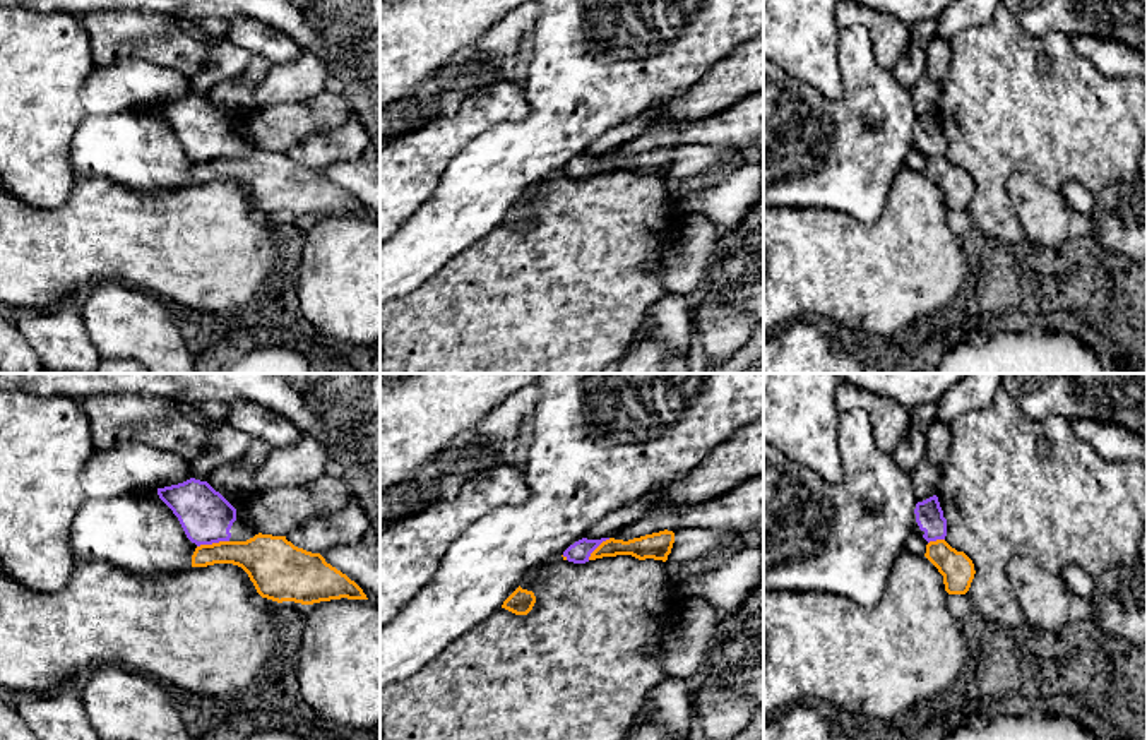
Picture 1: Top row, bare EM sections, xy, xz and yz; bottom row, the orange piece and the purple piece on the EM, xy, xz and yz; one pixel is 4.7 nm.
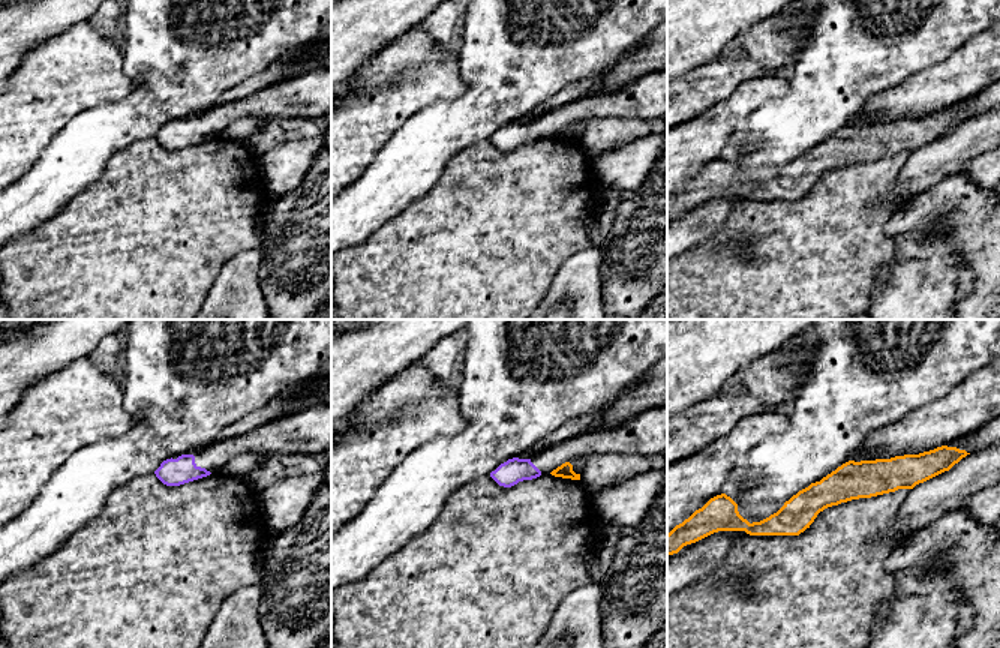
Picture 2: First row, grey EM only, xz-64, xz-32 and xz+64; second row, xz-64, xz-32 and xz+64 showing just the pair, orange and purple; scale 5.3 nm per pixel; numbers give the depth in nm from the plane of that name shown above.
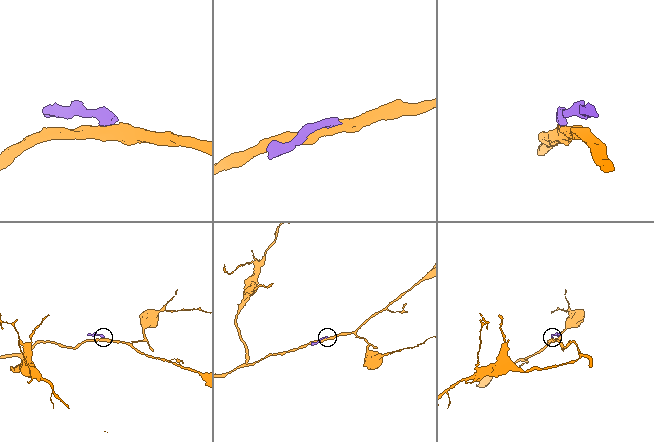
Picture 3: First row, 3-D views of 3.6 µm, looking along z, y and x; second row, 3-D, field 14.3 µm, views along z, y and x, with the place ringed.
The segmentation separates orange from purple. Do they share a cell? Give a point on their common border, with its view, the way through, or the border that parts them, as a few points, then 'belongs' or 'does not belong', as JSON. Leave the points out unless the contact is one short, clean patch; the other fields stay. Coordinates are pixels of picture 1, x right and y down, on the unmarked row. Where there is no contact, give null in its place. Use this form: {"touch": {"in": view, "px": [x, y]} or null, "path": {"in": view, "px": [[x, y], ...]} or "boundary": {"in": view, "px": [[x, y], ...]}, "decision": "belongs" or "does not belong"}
{"touch": {"in": "xy", "px": [213, 160]}, "boundary": {"in": "xy", "px": [[228, 156], [197, 163]]}, "decision": "does not belong"}

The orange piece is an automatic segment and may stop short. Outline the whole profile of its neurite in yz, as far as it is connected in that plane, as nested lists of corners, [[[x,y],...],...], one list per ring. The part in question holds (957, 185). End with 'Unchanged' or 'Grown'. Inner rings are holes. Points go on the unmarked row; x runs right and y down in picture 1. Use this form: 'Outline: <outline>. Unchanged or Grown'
Outline: [[[945,156],[930,158],[924,173],[943,192],[945,207],[948,211],[966,211],[974,195],[974,180],[964,170],[952,164]]]. Unchanged

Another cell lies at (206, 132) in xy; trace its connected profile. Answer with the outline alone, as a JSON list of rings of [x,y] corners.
[[[303,51],[289,63],[270,65],[255,86],[233,77],[216,84],[205,98],[190,94],[157,104],[157,111],[197,163],[247,158],[259,151],[247,132],[250,116],[270,104],[312,99],[327,87],[327,75],[325,63]]]

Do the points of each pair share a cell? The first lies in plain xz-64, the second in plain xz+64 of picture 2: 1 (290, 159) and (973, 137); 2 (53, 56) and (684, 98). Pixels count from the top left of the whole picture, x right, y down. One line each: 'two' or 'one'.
1: two
2: two

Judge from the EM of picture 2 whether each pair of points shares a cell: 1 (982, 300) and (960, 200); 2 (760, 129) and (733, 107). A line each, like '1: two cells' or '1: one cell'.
1: one cell
2: two cells

